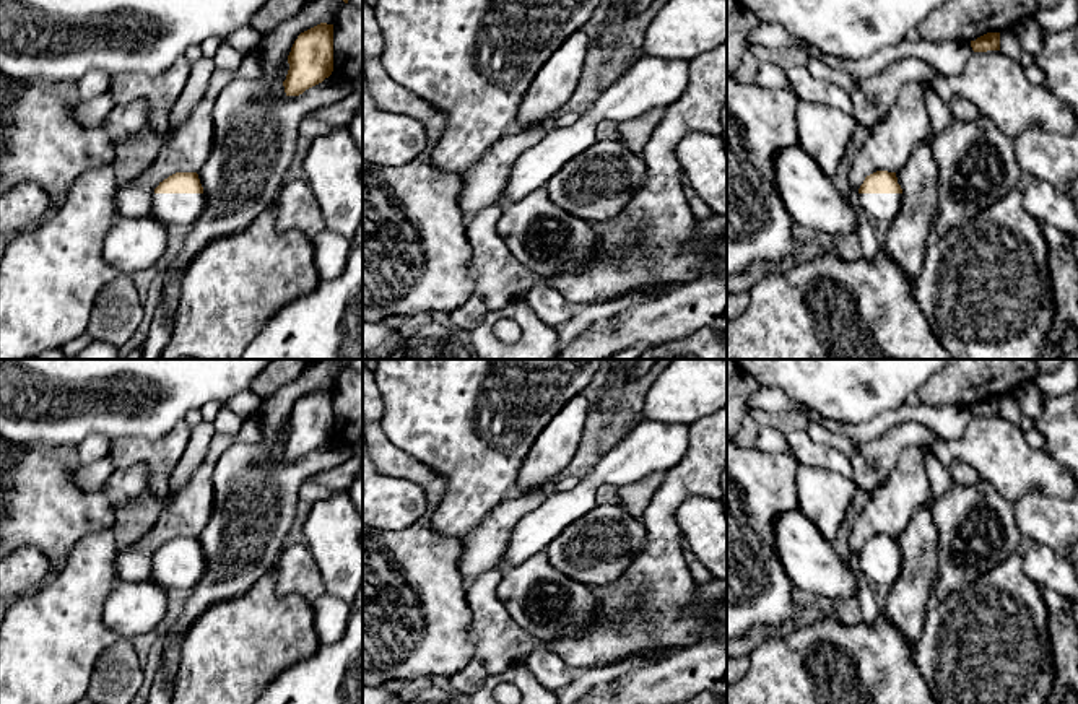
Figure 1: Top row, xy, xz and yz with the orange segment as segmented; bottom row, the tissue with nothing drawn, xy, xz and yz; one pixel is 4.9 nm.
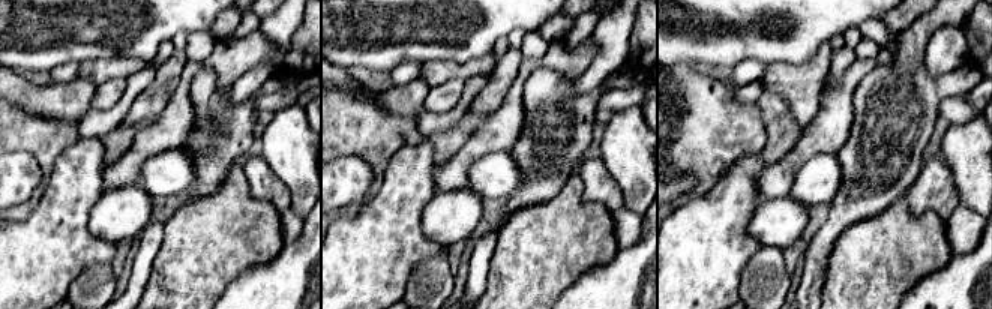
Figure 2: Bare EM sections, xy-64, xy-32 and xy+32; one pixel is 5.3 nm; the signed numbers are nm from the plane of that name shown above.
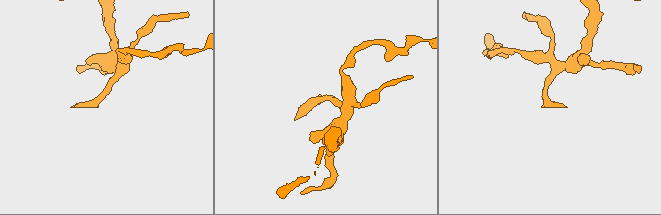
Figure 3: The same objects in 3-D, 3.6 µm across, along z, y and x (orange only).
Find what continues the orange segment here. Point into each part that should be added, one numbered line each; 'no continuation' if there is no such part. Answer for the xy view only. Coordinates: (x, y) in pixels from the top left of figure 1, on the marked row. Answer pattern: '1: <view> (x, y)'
1: xy (171, 208)

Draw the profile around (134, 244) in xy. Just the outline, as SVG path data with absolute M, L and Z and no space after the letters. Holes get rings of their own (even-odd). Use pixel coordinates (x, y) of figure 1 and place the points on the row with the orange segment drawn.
M153 216L119 218L102 244L104 260L133 276L156 265L167 246L167 226Z

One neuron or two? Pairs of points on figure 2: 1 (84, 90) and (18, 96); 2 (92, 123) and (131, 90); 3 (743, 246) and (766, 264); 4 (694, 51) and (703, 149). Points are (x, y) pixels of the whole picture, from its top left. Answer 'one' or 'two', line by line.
1: one
2: one
3: two
4: two

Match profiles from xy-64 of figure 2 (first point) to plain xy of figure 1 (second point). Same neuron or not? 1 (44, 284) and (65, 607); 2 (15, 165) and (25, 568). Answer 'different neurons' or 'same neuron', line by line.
1: same neuron
2: same neuron

